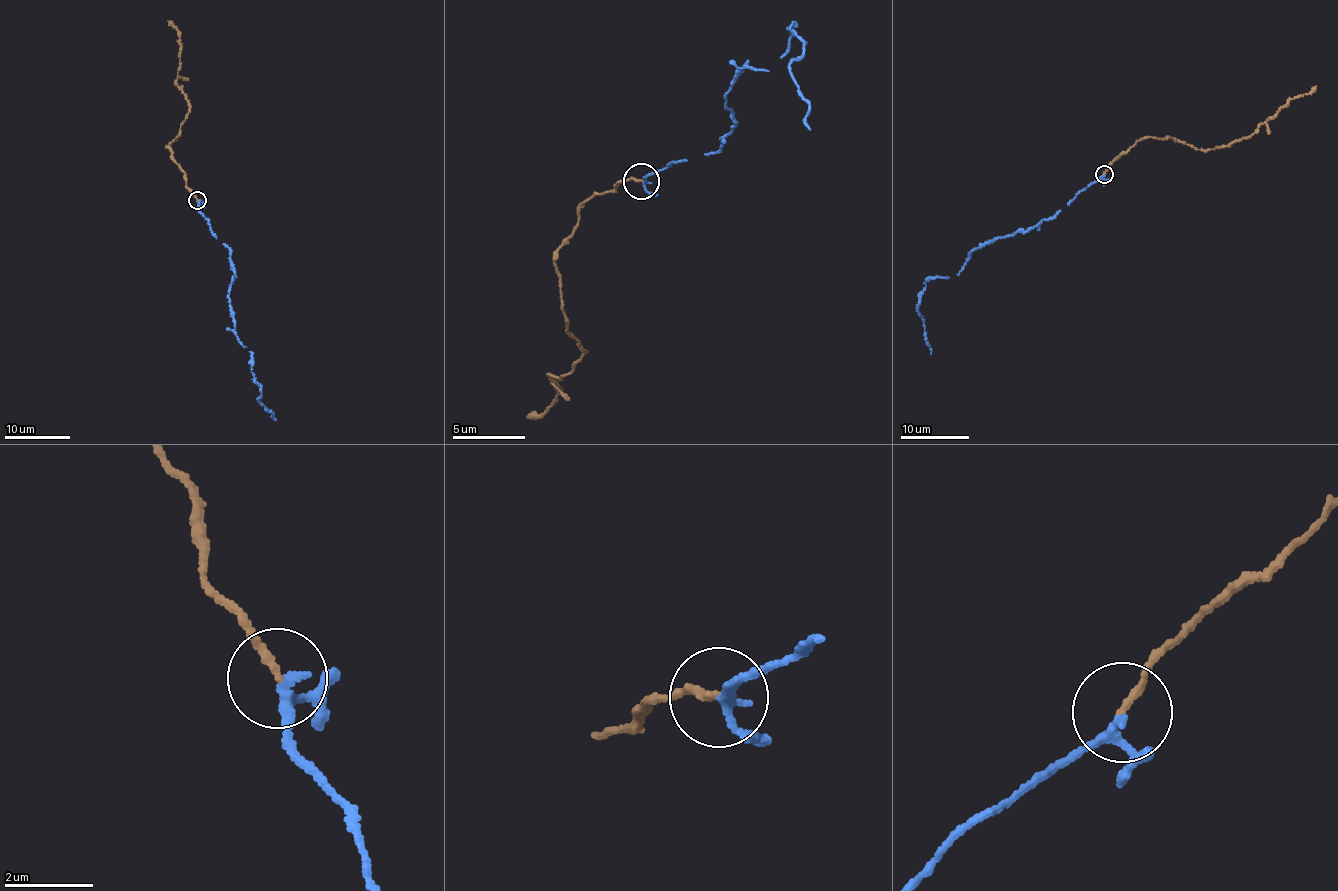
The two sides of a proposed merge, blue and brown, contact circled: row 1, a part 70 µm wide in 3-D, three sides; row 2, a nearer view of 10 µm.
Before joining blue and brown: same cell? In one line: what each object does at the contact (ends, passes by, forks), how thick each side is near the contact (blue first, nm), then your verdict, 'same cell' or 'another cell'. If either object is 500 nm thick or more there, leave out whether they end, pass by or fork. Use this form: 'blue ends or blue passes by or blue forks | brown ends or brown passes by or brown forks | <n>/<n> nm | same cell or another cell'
blue passes by | brown ends | 190/160 nm | same cell

